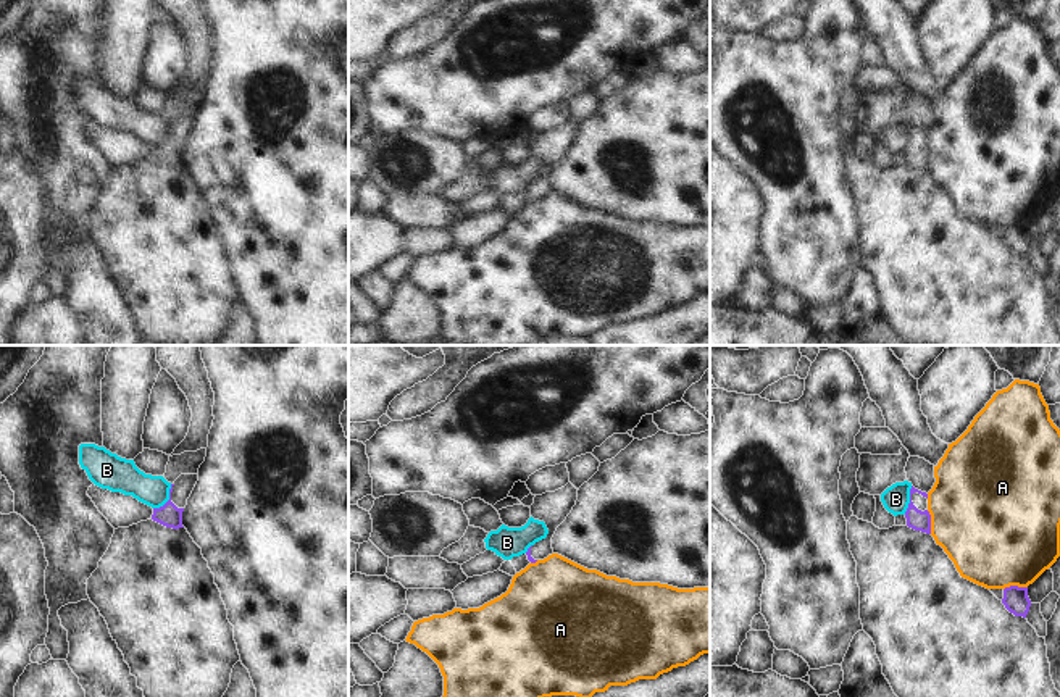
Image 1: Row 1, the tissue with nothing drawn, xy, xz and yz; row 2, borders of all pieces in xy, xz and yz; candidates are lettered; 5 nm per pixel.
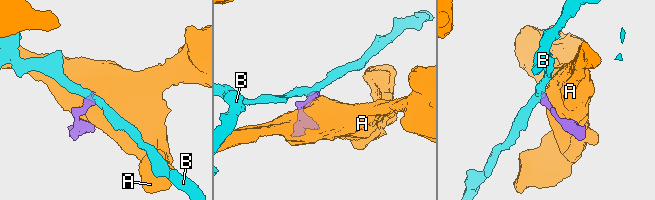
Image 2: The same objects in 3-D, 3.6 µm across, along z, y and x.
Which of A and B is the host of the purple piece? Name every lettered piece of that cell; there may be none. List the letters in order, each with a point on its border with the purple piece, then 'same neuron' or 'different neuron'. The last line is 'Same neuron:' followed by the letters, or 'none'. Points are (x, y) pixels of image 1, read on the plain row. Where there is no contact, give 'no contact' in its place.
A: meets purple in yz at (930, 160); different neuron
B: meets purple in xy at (170, 137); different neuron
Same neuron: none

